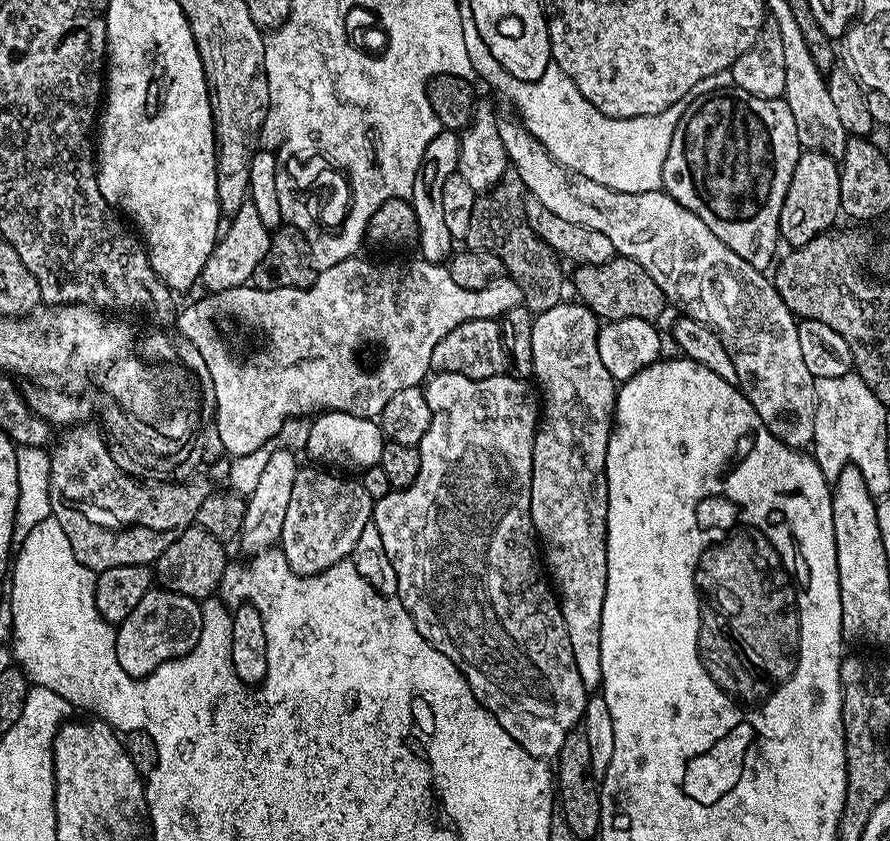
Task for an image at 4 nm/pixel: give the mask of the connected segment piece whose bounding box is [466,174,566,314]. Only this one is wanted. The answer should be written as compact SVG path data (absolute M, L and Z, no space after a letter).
M514 174L505 175L504 179L499 180L488 192L479 193L474 202L474 211L470 214L470 230L466 230L466 244L469 249L489 252L502 258L505 273L511 276L514 282L518 282L518 286L522 290L523 307L533 314L539 314L550 310L565 299L566 272L564 276L563 270L560 269L561 257L557 256L550 246L546 246L546 242L542 238L538 238L538 234L534 234L534 230L528 225L524 209L525 199L524 183Z

